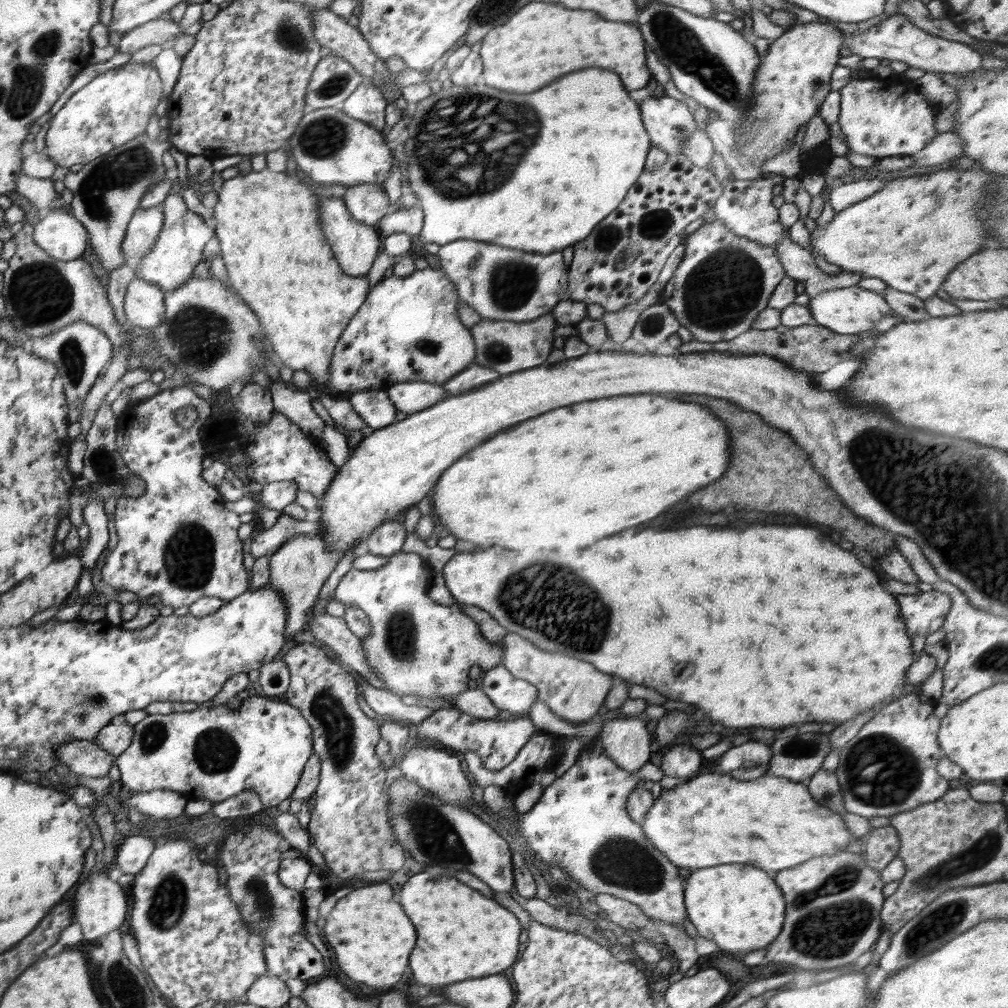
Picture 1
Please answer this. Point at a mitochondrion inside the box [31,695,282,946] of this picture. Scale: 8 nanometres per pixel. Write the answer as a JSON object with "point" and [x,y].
{"point":[169,904]}

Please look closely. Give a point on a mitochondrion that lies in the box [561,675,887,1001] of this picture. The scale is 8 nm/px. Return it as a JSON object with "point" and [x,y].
{"point":[830,916]}

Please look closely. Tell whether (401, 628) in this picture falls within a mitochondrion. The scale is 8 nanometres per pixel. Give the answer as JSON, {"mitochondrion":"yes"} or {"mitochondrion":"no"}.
{"mitochondrion":"yes"}

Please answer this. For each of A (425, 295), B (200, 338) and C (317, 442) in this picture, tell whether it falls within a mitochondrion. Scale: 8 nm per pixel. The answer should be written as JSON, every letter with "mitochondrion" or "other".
{"A":"other","B":"mitochondrion","C":"other"}

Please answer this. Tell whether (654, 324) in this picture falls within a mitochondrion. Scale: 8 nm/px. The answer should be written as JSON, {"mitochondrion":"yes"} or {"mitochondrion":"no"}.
{"mitochondrion":"yes"}

